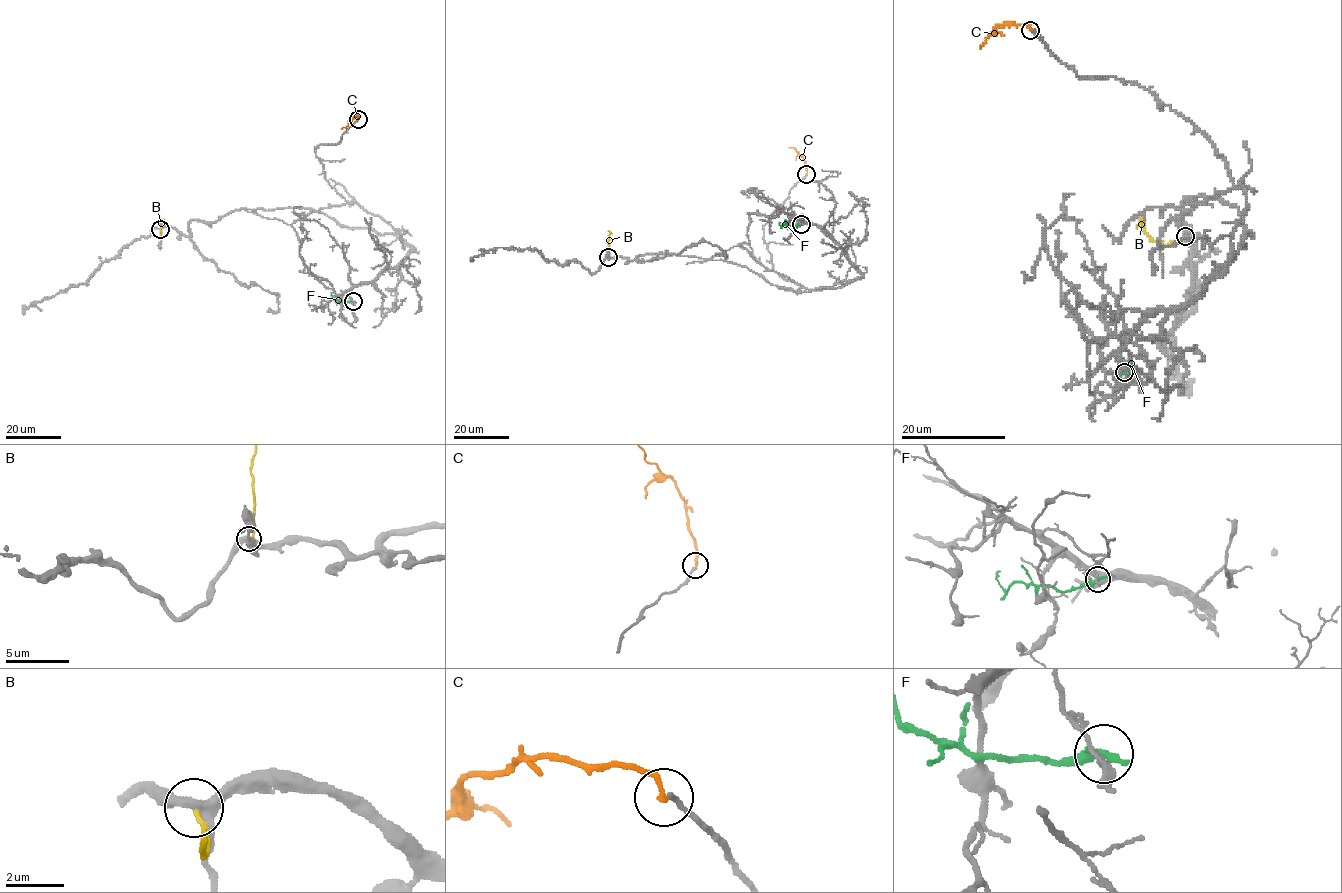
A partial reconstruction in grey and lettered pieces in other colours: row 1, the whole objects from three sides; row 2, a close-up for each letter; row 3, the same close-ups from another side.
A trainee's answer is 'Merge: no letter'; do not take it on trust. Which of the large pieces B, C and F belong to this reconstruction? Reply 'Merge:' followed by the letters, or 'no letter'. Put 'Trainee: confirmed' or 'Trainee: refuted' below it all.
Merge: no letter
Trainee: confirmed

